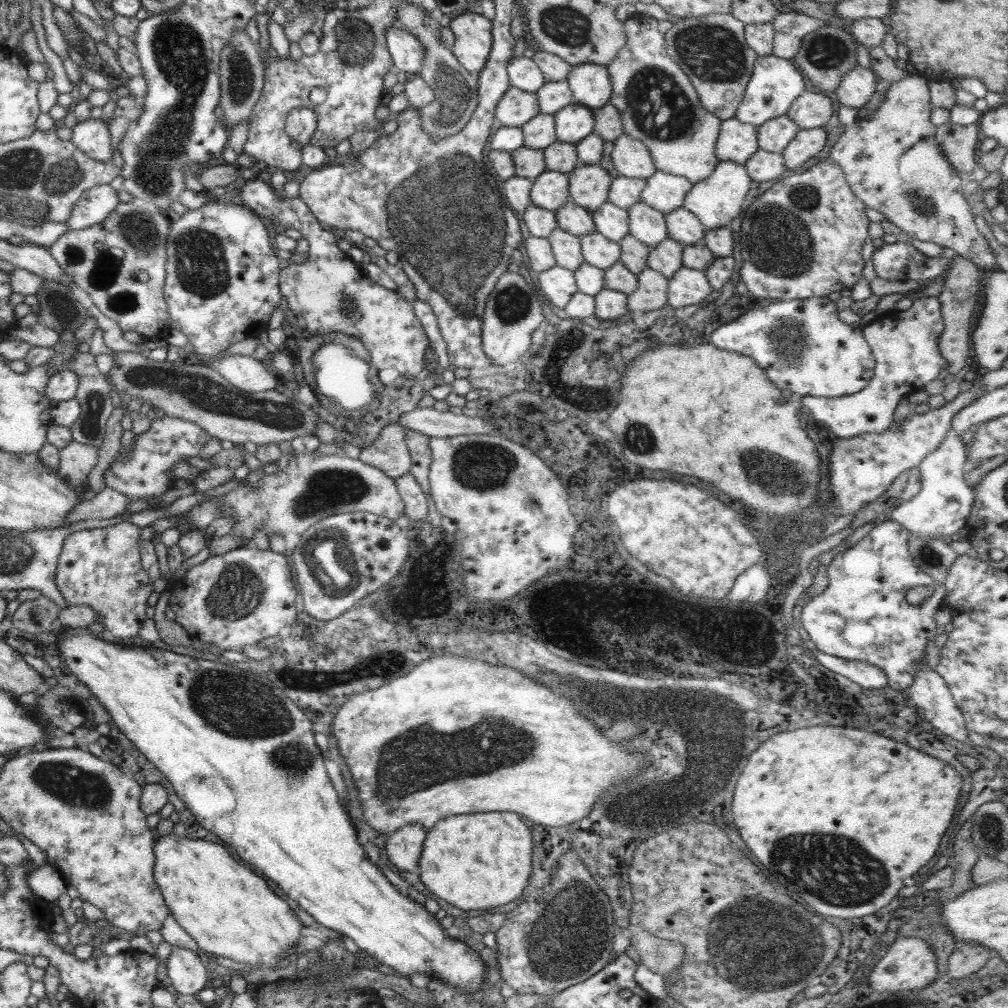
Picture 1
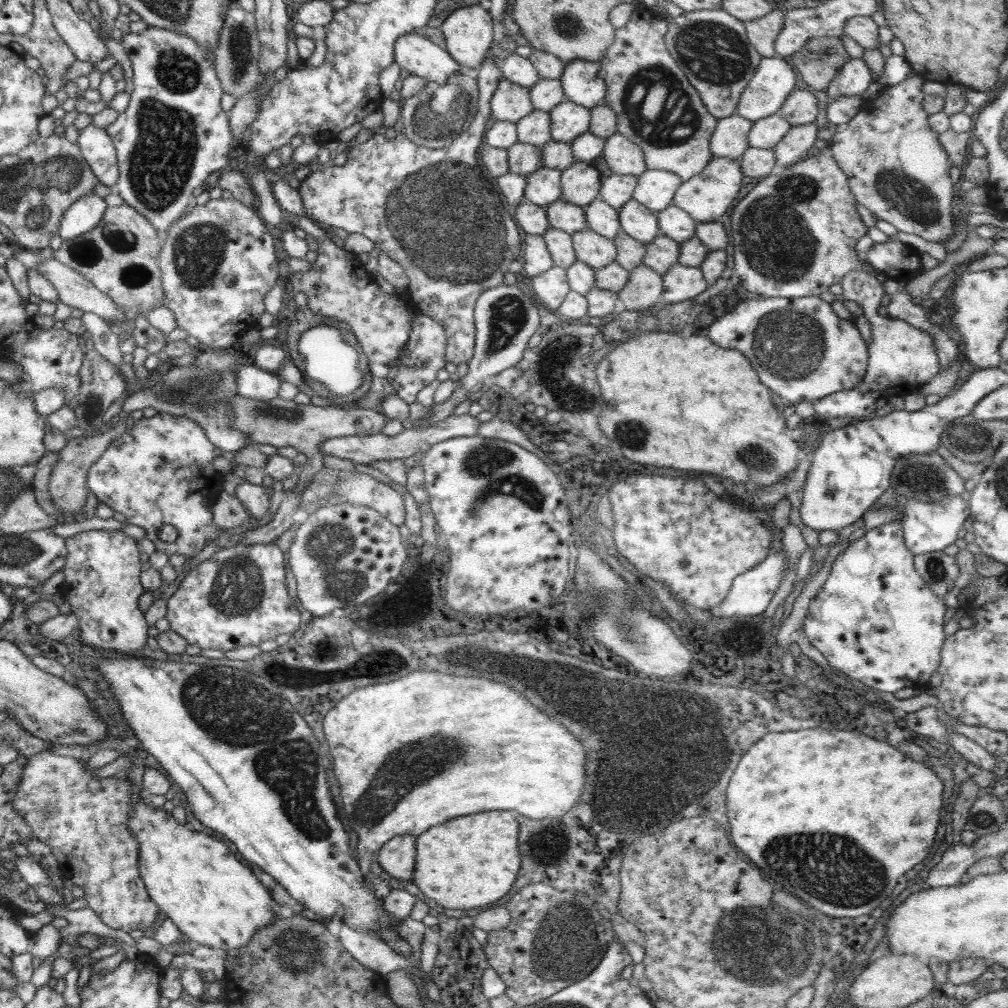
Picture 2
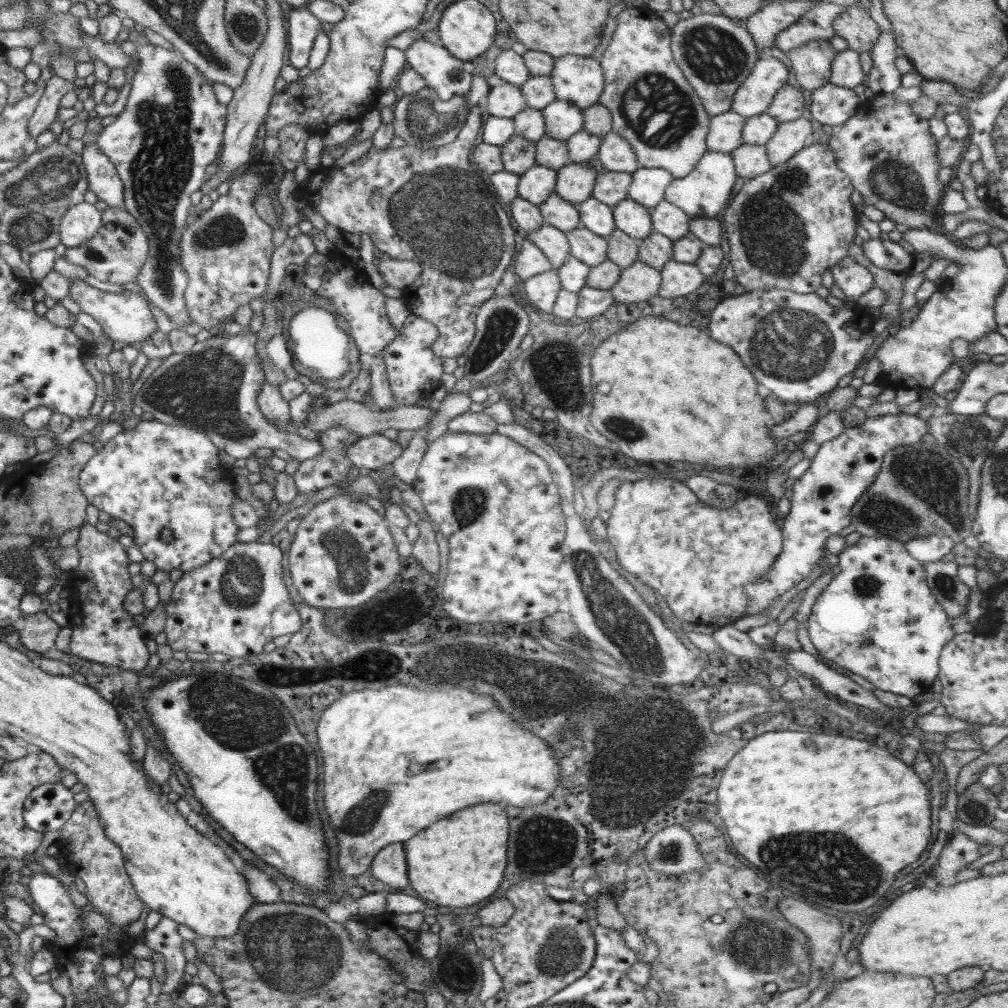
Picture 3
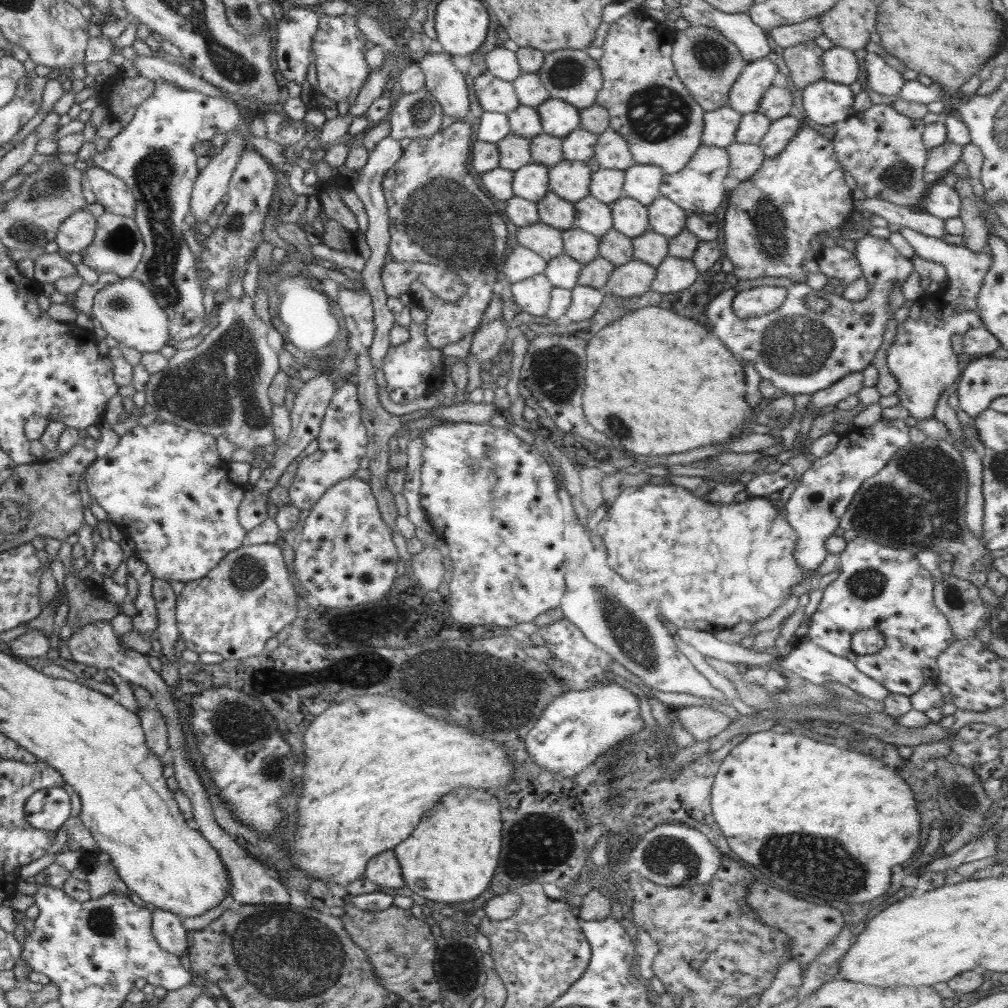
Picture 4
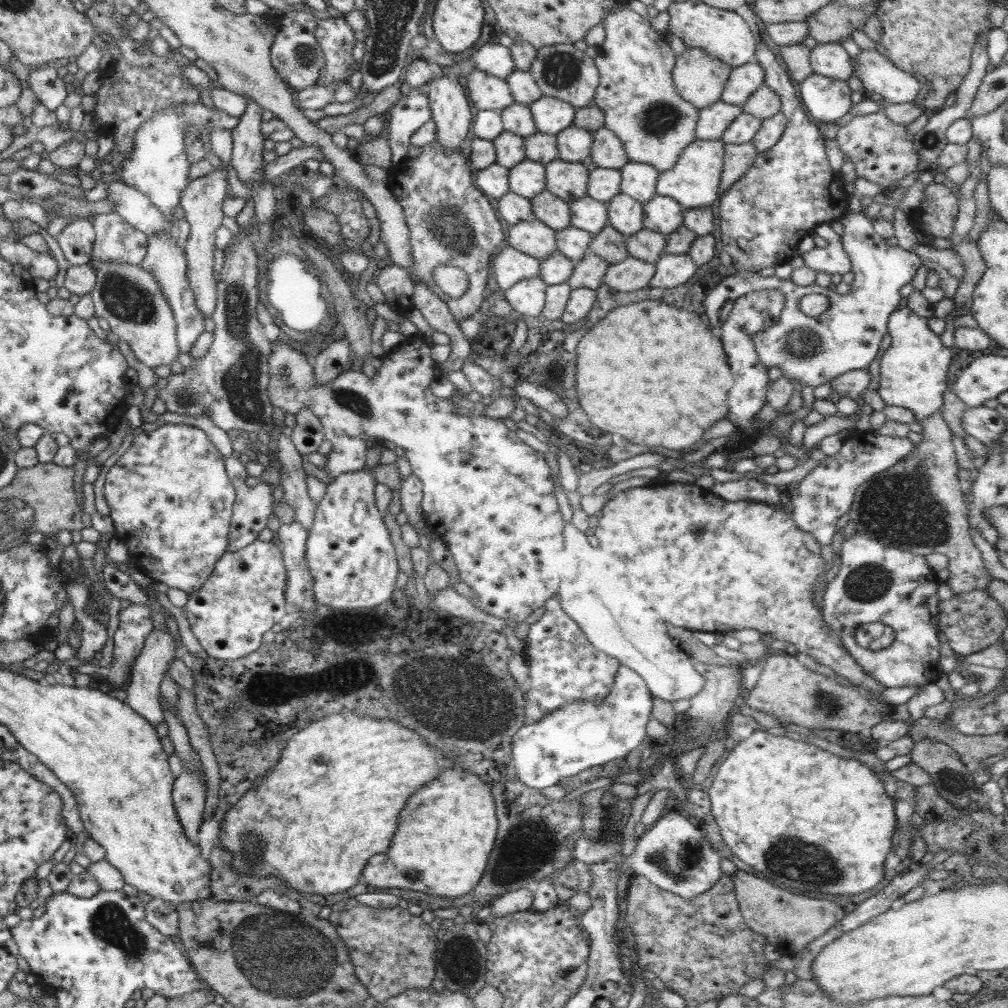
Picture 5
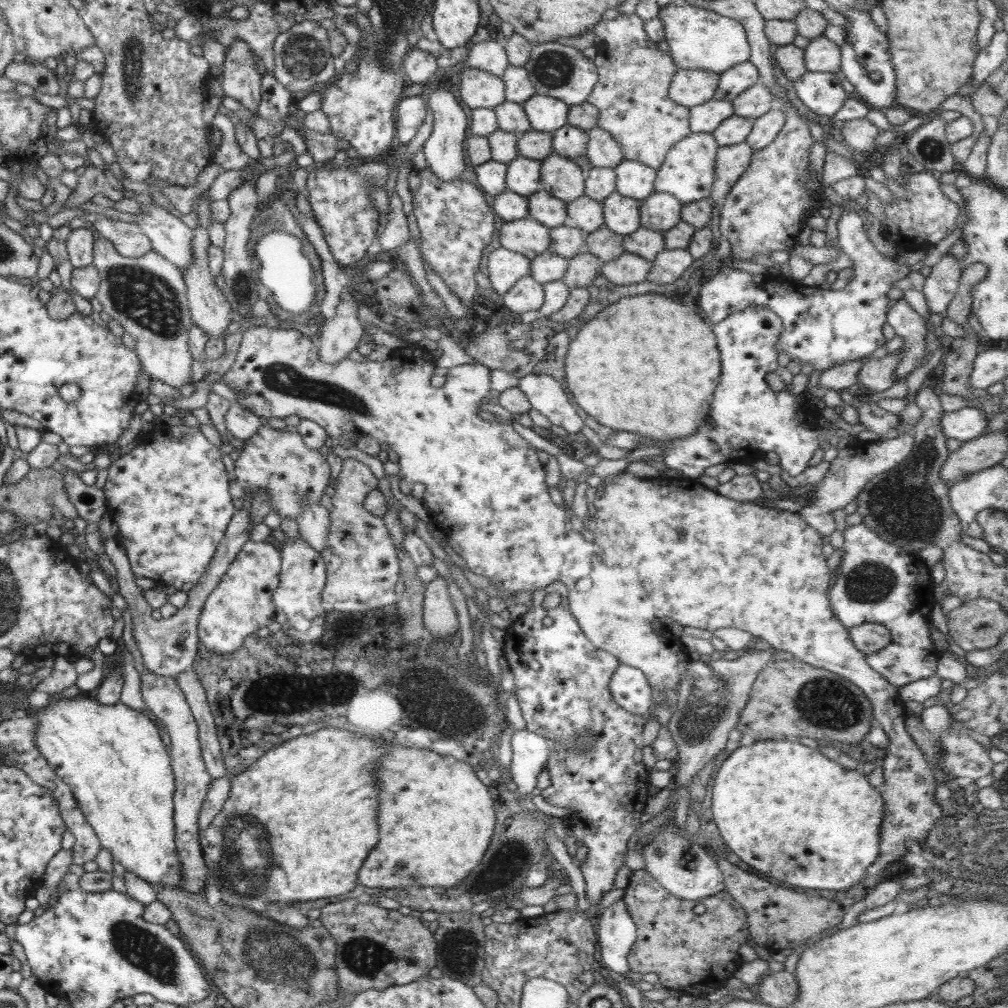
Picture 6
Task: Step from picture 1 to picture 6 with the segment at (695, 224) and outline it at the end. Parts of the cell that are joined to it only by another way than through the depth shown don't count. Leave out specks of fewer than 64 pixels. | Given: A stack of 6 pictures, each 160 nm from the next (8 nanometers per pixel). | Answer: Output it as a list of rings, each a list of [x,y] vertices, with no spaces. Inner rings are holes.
[[[664,192],[650,194],[641,202],[640,225],[654,231],[670,231],[681,222],[680,200]]]

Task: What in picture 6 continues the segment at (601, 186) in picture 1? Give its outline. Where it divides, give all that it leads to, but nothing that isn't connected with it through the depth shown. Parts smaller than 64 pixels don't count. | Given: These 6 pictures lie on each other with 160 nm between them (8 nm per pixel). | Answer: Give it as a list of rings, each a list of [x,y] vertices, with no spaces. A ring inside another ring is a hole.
[[[552,152],[541,160],[540,174],[543,189],[554,198],[573,202],[584,195],[584,174],[575,160]]]

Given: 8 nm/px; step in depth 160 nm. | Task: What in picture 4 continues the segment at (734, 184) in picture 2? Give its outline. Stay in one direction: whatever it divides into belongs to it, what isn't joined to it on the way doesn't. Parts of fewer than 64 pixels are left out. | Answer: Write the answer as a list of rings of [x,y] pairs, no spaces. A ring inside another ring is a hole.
[[[702,144],[680,172],[663,176],[662,184],[659,187],[660,195],[672,200],[686,212],[688,217],[696,214],[696,212],[714,214],[722,202],[727,199],[726,193],[728,190],[724,189],[724,178],[726,178],[728,172],[729,156],[727,150]]]

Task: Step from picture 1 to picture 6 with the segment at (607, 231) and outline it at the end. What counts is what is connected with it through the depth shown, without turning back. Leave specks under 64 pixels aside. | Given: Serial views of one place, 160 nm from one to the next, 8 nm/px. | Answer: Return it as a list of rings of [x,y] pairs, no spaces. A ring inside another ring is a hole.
[[[585,195],[567,204],[566,214],[574,220],[577,228],[586,234],[604,225],[602,203]]]

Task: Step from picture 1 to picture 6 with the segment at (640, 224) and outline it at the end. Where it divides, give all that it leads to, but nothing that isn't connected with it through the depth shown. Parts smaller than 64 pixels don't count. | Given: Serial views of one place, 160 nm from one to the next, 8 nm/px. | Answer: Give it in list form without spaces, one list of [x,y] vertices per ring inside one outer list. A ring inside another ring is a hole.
[[[614,192],[602,202],[604,225],[616,234],[632,234],[641,228],[640,207],[640,201]]]

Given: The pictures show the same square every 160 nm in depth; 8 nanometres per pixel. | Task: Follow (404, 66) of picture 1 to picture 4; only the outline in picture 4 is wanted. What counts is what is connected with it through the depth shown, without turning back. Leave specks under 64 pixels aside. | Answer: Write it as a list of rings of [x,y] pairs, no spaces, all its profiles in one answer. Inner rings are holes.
[[[444,51],[428,52],[417,62],[425,74],[424,88],[440,103],[445,116],[453,116],[462,122],[470,115],[468,86],[451,57],[450,53]]]

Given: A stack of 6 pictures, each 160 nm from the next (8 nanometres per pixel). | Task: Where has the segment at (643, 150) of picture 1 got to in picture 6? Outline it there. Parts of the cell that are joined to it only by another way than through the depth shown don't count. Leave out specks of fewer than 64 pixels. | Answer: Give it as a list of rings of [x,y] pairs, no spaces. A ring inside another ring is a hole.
[[[596,126],[587,133],[589,141],[585,155],[592,166],[614,168],[625,159],[618,141],[609,132]]]

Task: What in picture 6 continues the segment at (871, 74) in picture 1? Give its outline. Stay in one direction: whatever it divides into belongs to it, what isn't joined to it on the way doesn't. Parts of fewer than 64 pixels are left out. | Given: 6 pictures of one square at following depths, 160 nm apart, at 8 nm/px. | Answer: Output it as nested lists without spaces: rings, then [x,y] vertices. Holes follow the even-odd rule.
[[[824,35],[810,39],[804,49],[804,62],[808,71],[831,72],[840,75],[841,50]]]

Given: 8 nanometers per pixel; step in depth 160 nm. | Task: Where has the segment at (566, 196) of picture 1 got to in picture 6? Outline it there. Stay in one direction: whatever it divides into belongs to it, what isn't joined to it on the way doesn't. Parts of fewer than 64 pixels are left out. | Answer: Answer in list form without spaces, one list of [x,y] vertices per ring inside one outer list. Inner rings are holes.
[[[518,155],[507,164],[505,176],[507,190],[526,198],[544,190],[540,180],[540,167],[541,161]]]

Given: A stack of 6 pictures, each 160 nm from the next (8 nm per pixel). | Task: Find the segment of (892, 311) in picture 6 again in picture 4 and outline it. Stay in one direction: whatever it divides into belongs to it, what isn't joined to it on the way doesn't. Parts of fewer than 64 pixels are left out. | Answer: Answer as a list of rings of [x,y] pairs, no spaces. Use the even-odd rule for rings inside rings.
[[[900,228],[898,231],[912,246],[916,257],[940,263],[946,269],[948,286],[940,287],[935,293],[926,292],[908,304],[909,316],[906,322],[898,324],[898,332],[887,349],[887,365],[896,378],[899,388],[895,392],[899,404],[909,412],[909,416],[922,420],[934,416],[940,395],[954,388],[959,378],[959,358],[952,348],[951,338],[964,335],[974,328],[980,328],[984,321],[977,311],[976,297],[983,286],[986,273],[992,267],[992,255],[988,248],[980,253],[972,253],[964,245],[953,245],[943,237],[926,236],[916,230]]]

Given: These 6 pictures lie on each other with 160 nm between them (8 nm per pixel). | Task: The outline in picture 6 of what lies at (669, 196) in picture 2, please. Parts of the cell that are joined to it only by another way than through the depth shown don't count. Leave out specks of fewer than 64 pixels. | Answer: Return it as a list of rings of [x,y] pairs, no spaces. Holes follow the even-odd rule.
[[[624,159],[613,169],[616,175],[616,189],[619,194],[642,202],[650,194],[655,193],[654,181],[657,169],[628,159]]]

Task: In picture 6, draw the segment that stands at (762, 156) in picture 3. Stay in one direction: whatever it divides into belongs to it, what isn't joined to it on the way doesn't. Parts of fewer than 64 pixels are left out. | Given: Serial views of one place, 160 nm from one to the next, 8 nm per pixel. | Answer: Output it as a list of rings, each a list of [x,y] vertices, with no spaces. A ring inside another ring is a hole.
[[[746,142],[718,147],[715,160],[715,177],[709,199],[722,203],[736,181],[751,163],[753,149]]]

